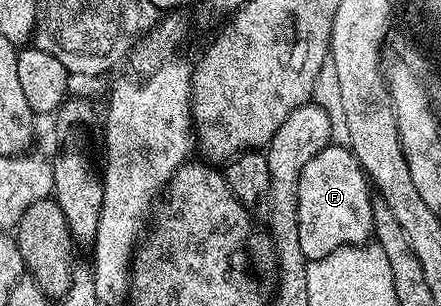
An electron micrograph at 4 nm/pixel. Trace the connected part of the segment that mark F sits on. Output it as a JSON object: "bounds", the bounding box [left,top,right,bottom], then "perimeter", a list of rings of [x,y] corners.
{"bounds":[297,146,375,262],"perimeter":[[[329,146],[305,162],[297,186],[297,238],[301,238],[301,254],[310,262],[350,244],[366,245],[375,231],[372,199],[372,185],[350,147]]]}

